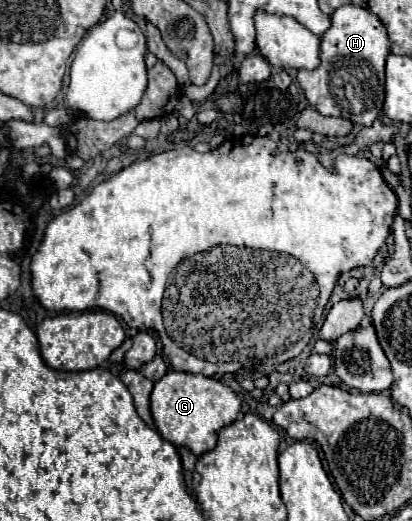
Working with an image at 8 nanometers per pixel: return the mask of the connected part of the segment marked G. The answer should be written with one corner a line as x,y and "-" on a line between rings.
167,371
151,391
151,415
159,433
175,447
189,447
195,455
203,455
215,447
219,429
235,421
239,409
241,401
227,385
203,375

